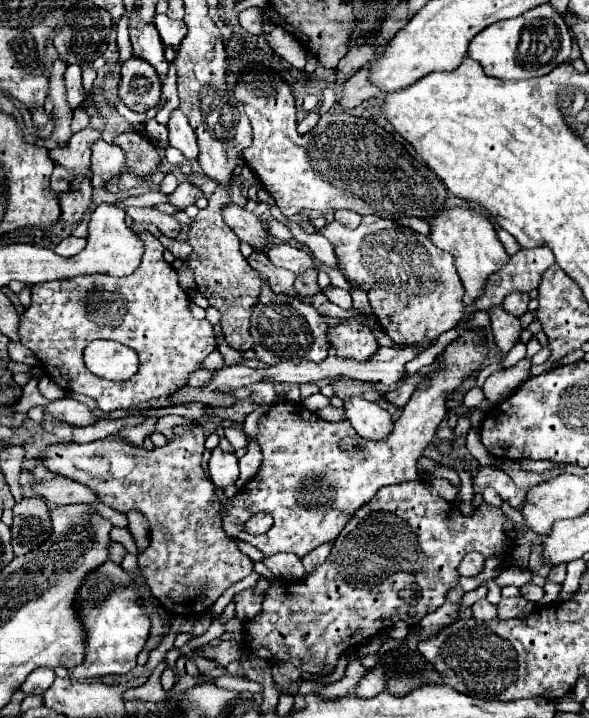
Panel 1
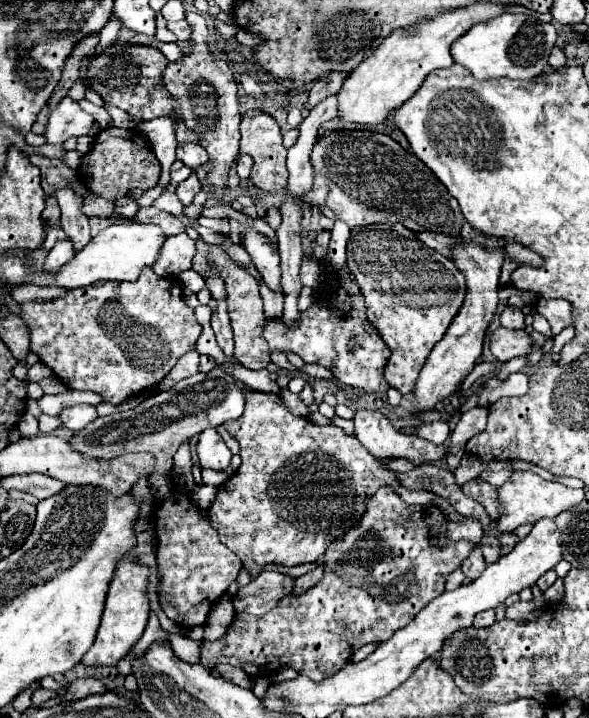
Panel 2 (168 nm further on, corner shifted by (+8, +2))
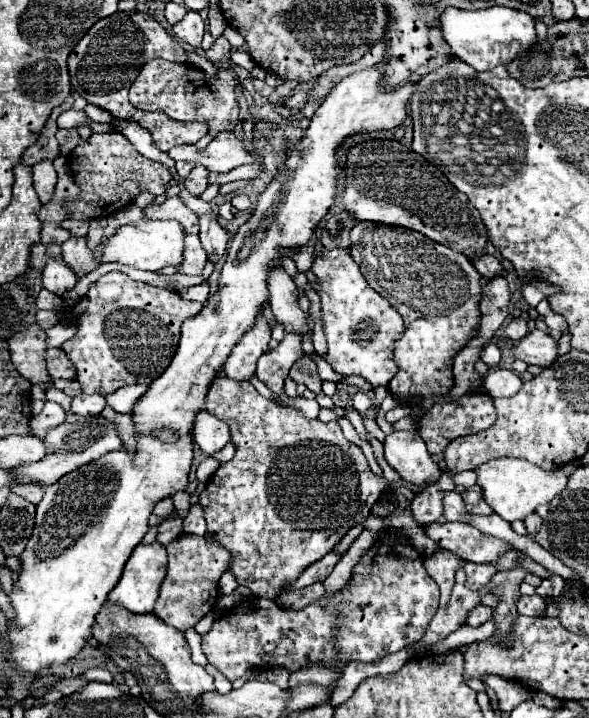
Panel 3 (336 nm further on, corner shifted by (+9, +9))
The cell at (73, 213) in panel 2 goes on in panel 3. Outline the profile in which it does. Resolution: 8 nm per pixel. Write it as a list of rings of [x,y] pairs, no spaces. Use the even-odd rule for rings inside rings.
[[[70,238],[62,244],[62,258],[64,262],[76,272],[76,278],[82,278],[96,270],[94,264],[94,250],[88,248],[86,238]]]

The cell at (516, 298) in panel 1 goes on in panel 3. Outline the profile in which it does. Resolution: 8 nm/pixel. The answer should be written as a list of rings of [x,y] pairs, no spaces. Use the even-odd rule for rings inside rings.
[[[518,318],[518,320],[510,320],[510,324],[504,328],[504,336],[506,338],[502,338],[502,340],[512,340],[512,342],[516,342],[516,340],[522,340],[522,336],[526,336],[530,330],[528,330],[528,324],[522,320],[522,318]]]

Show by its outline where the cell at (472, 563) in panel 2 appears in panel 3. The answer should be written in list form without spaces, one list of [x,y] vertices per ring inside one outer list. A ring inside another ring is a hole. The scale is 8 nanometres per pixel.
[[[464,562],[466,570],[466,586],[468,588],[482,588],[482,584],[488,584],[490,578],[496,574],[496,568],[490,564],[474,564],[474,562]]]

